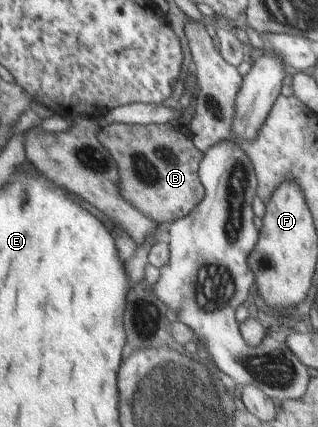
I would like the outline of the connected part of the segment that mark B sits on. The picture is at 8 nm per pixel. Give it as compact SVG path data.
M122 123L105 124L96 134L97 141L106 149L115 162L118 173L118 193L122 198L140 210L147 218L157 224L170 224L188 215L204 199L204 186L199 178L199 165L203 153L196 148L192 137L178 124L125 125Z

